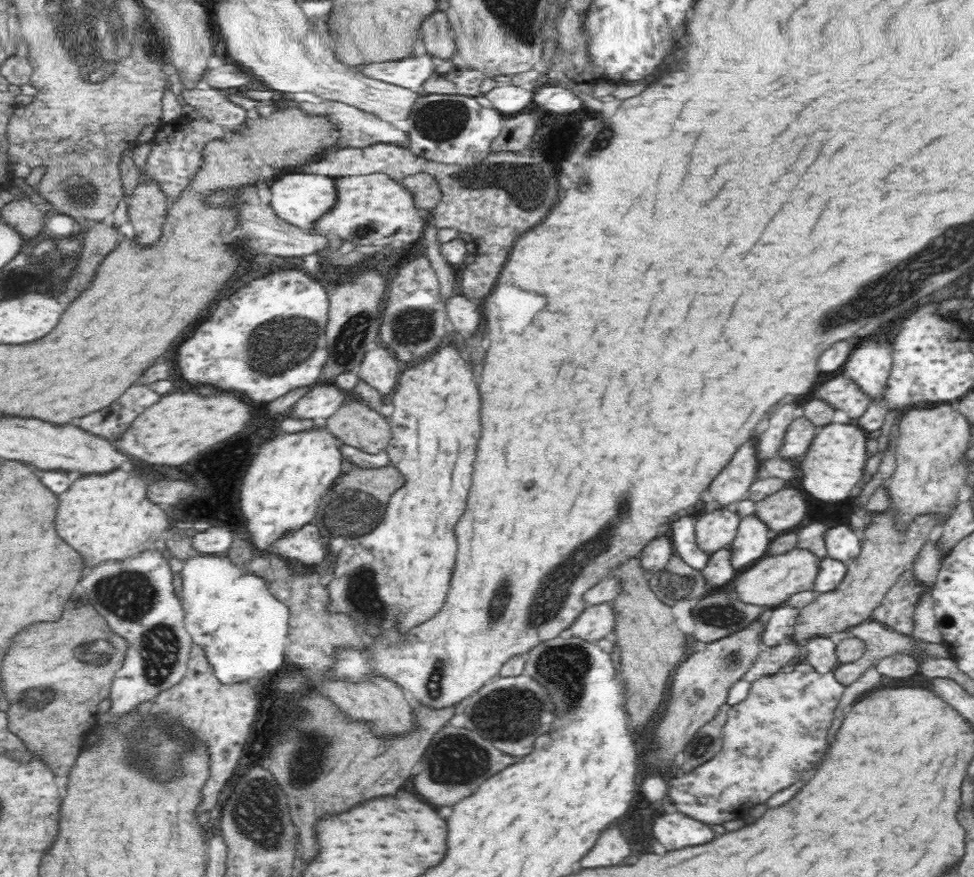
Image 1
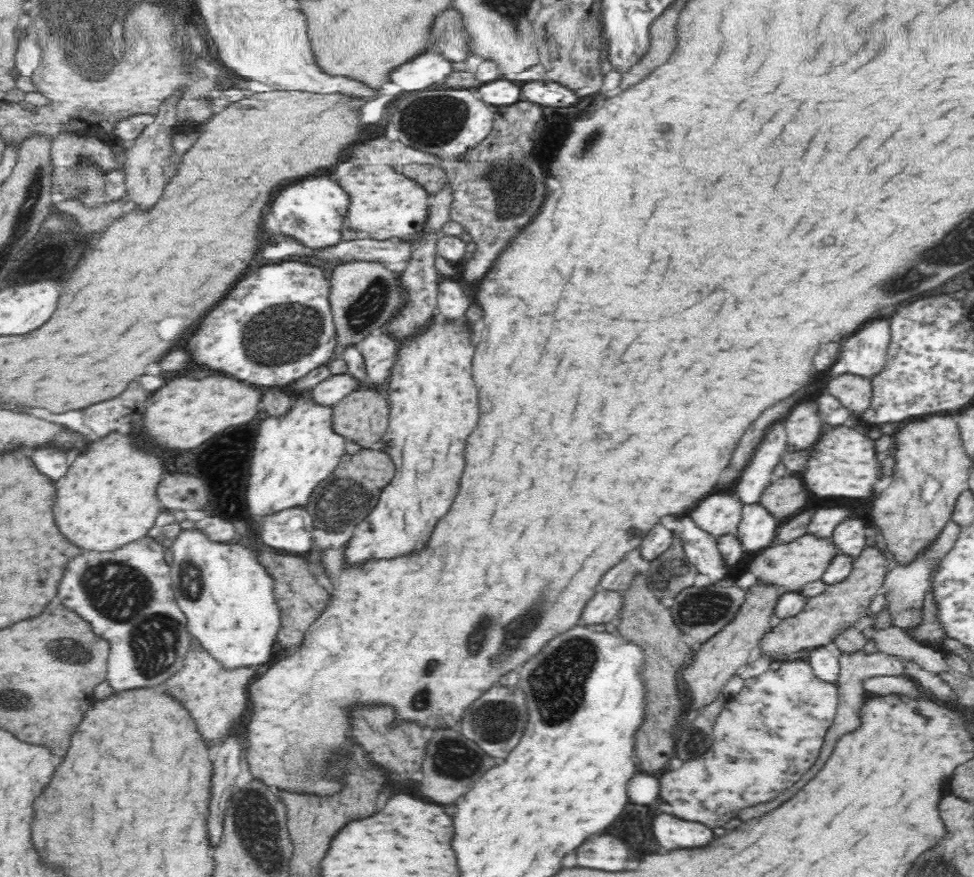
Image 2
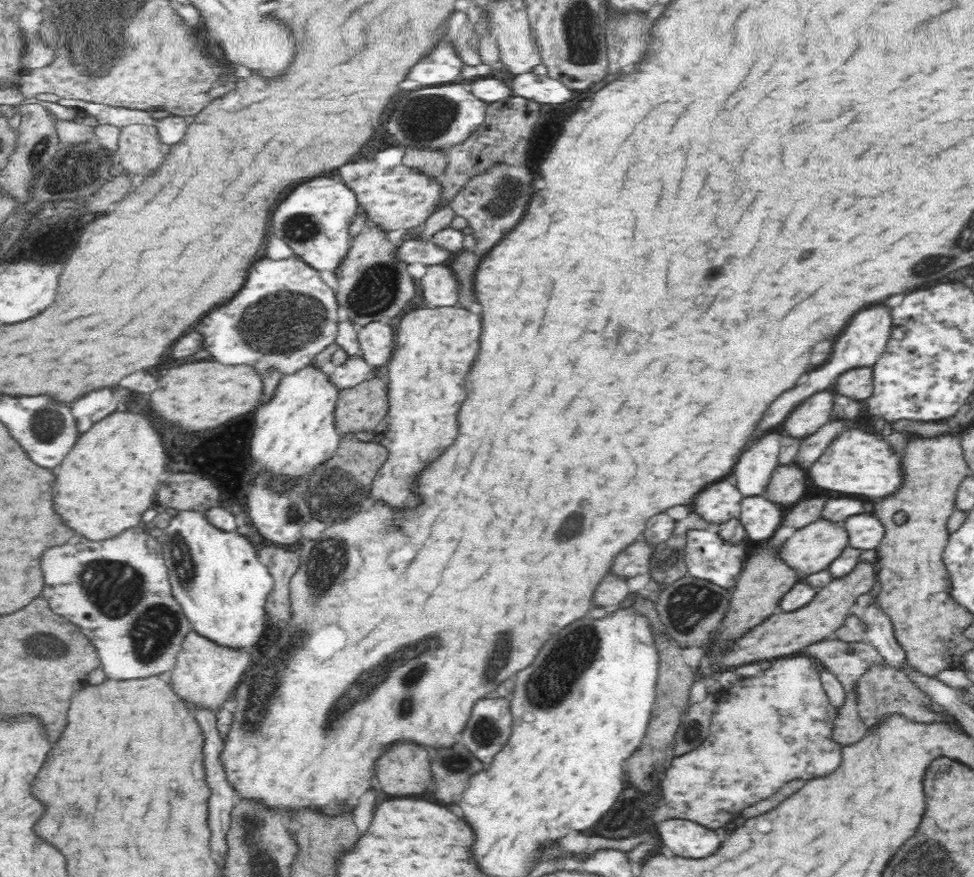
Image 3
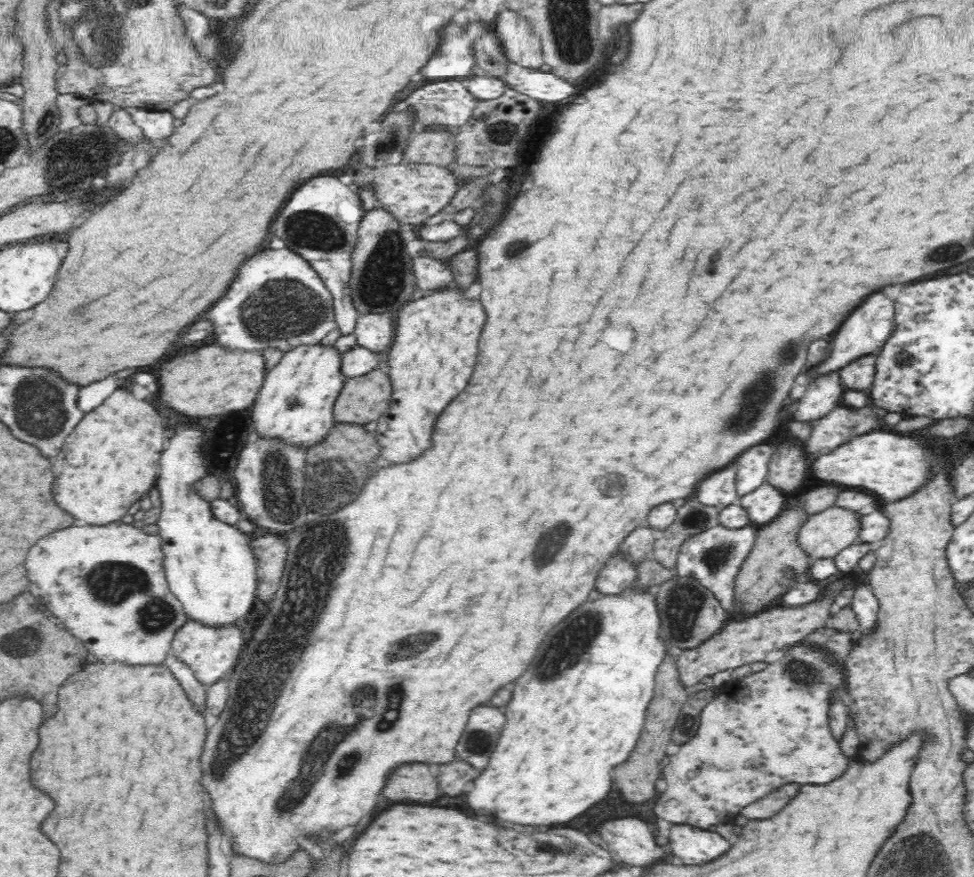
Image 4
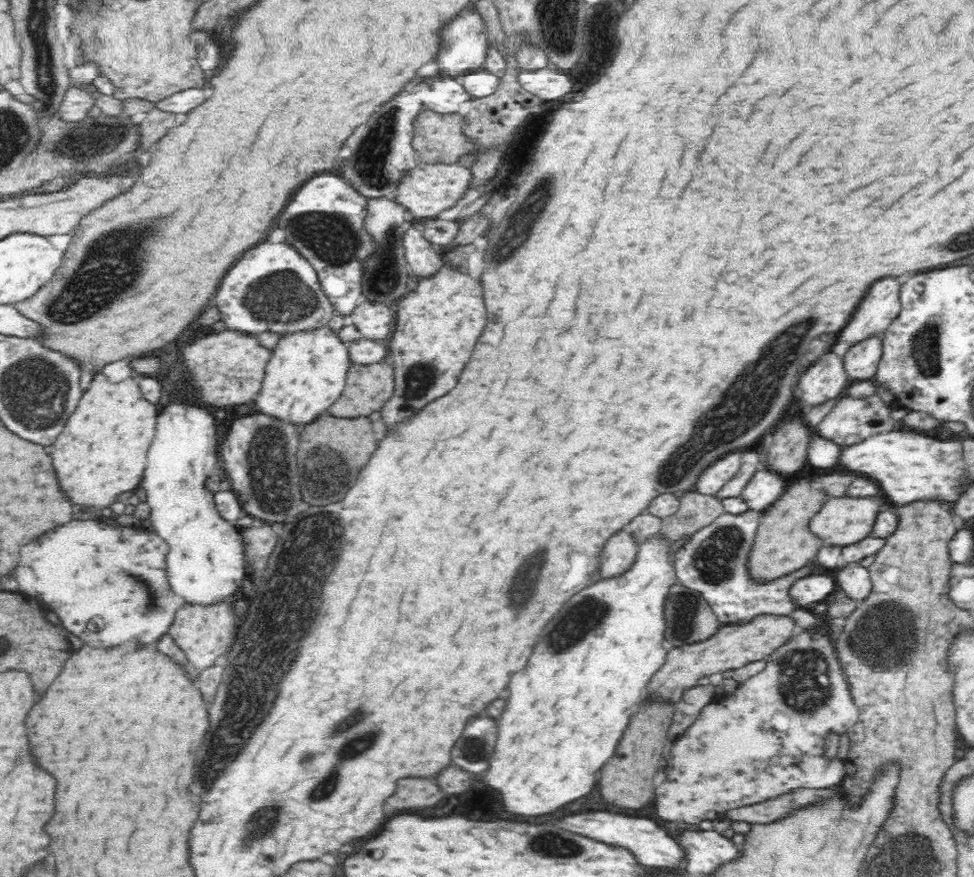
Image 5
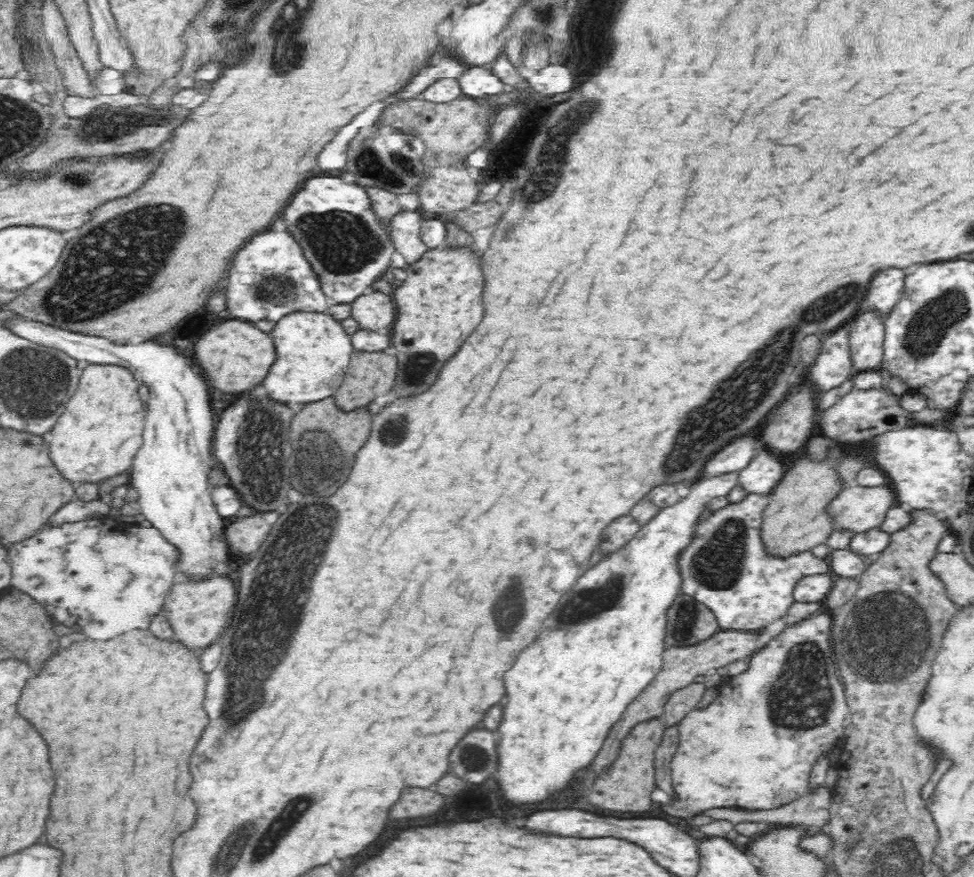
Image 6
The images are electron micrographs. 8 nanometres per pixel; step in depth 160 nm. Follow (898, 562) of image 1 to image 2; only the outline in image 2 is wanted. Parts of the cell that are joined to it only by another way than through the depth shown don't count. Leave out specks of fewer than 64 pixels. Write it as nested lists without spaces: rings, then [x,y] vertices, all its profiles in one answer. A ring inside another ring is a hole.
[[[866,547],[860,556],[855,557],[851,573],[841,583],[829,584],[824,592],[808,597],[808,602],[798,614],[777,620],[758,641],[755,654],[770,658],[789,656],[805,648],[814,649],[834,642],[862,616],[870,615],[867,606],[874,596],[880,594],[890,562],[893,558],[887,558],[877,547]]]

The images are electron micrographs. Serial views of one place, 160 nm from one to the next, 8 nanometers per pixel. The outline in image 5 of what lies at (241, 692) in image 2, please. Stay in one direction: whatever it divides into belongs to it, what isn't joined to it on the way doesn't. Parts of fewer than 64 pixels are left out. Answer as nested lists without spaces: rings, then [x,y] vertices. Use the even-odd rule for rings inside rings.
[[[229,598],[210,604],[183,601],[175,610],[168,633],[182,649],[193,670],[205,671],[216,663],[218,658],[222,658],[230,648],[232,636],[236,630],[234,606],[236,606],[236,600],[229,600]]]

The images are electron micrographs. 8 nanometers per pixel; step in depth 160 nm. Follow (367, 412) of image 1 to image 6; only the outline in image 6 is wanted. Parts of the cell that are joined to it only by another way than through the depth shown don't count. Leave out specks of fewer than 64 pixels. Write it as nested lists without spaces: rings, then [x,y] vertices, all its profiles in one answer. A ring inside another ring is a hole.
[[[353,349],[345,377],[334,394],[337,405],[345,411],[366,408],[377,396],[388,393],[394,387],[397,378],[396,370],[398,370],[398,360],[394,354]]]

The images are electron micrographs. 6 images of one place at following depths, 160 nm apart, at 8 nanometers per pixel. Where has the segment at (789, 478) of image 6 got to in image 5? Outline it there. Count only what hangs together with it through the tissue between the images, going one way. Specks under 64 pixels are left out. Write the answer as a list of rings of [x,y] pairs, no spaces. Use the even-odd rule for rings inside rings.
[[[800,476],[762,512],[749,558],[750,570],[758,581],[776,578],[816,559],[819,548],[825,542],[813,532],[810,522],[829,497],[826,491],[814,488],[814,480],[810,476]]]

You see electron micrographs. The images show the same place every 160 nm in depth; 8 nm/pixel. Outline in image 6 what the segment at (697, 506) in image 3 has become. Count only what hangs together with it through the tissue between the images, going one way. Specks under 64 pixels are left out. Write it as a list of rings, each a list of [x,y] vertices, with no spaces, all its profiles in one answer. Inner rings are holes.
[[[738,436],[716,452],[703,469],[703,476],[736,473],[750,464],[758,450],[758,440],[754,436]]]

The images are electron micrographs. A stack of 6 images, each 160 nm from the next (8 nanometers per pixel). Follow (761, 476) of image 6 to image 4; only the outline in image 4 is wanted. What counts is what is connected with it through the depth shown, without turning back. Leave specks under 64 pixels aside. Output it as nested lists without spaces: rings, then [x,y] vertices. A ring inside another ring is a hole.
[[[765,480],[746,496],[739,497],[738,502],[748,511],[750,522],[760,527],[781,513],[786,496],[778,487]]]

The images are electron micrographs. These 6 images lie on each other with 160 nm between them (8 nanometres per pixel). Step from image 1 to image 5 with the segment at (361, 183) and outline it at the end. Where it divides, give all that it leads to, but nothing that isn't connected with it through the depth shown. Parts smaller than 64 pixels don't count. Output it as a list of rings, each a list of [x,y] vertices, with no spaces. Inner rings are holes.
[[[420,163],[410,175],[404,178],[398,188],[396,202],[404,206],[414,218],[435,218],[443,210],[456,207],[460,198],[463,198],[472,184],[470,169],[462,167],[457,163]]]

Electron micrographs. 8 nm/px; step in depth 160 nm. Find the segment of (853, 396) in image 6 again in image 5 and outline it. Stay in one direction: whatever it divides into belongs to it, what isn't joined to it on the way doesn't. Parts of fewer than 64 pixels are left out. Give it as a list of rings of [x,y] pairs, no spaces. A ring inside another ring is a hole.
[[[877,393],[864,398],[843,395],[837,399],[832,410],[826,414],[814,432],[840,444],[840,446],[850,446],[854,442],[862,442],[862,438],[868,438],[872,434],[896,430],[896,426],[898,426],[898,422],[892,418],[892,410]]]

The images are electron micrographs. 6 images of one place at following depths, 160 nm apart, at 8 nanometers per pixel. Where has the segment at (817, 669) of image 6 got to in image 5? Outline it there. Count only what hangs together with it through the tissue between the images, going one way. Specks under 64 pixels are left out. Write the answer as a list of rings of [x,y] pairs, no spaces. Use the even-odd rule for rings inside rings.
[[[823,622],[822,626],[799,631],[794,642],[780,646],[772,660],[770,656],[766,658],[766,668],[762,672],[740,684],[744,690],[742,694],[734,692],[730,702],[707,703],[706,708],[692,722],[692,726],[686,728],[672,746],[674,752],[678,752],[678,762],[690,760],[690,756],[704,756],[704,764],[674,764],[674,778],[682,780],[666,780],[668,784],[660,784],[656,788],[654,806],[658,816],[670,822],[680,820],[698,824],[700,820],[708,820],[710,812],[718,814],[732,808],[774,800],[798,788],[826,789],[838,786],[845,774],[845,765],[838,759],[832,762],[824,760],[824,740],[828,734],[840,736],[854,727],[859,720],[859,710],[838,666],[832,639]]]

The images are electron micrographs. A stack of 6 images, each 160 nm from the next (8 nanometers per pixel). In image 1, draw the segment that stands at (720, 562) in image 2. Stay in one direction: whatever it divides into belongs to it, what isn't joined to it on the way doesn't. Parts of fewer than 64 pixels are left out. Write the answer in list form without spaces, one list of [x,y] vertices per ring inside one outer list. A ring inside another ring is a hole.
[[[683,513],[670,520],[673,550],[678,552],[682,560],[696,570],[703,570],[708,564],[711,554],[698,546],[695,533],[696,515]]]

